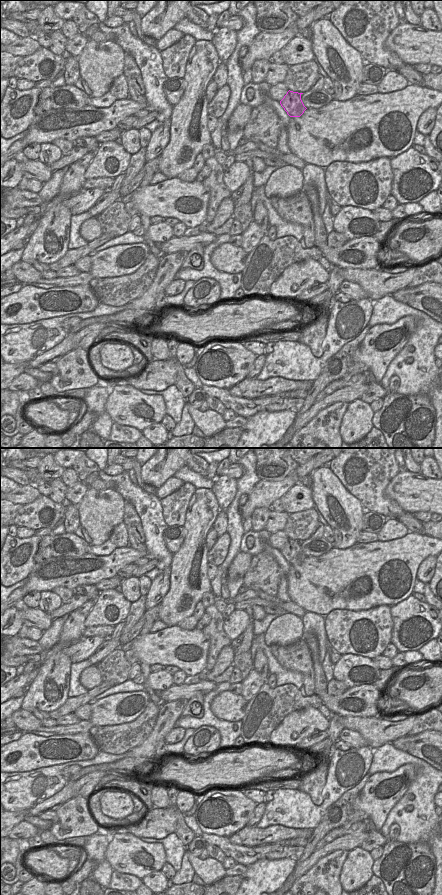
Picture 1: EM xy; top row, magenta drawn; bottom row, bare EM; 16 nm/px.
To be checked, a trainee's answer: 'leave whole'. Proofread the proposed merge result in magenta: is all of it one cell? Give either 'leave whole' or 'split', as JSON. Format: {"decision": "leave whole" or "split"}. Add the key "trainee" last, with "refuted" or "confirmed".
{"decision": "leave whole", "trainee": "confirmed"}

